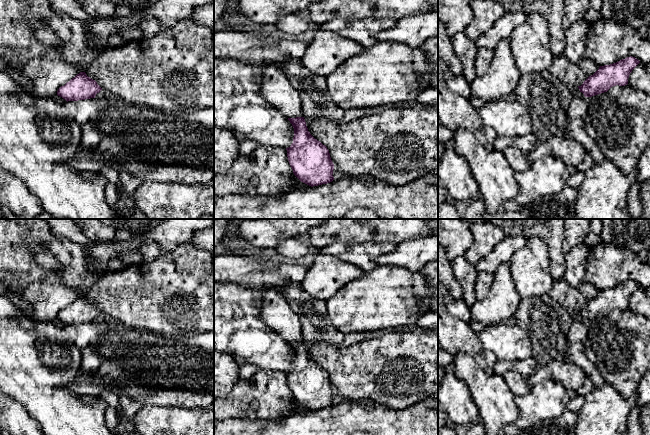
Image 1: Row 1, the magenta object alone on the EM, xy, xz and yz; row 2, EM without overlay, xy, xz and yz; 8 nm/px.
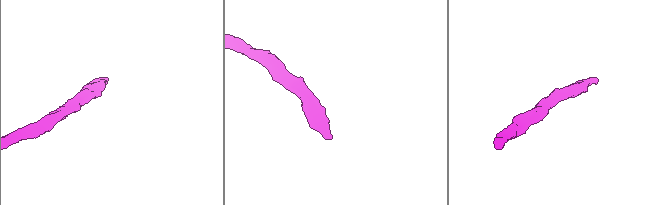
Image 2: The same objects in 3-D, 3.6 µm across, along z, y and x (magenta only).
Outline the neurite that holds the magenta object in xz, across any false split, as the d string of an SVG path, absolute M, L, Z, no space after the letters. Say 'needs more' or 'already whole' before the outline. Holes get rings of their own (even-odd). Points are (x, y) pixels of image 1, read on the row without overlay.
already whole | M304 341L288 344L294 352L294 361L286 374L294 399L311 411L332 406L334 388L327 371L310 358Z

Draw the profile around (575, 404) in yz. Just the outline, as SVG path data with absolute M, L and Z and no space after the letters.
M577 395L575 398L569 400L567 409L574 413L578 413L582 408L584 402L585 402L584 396Z

